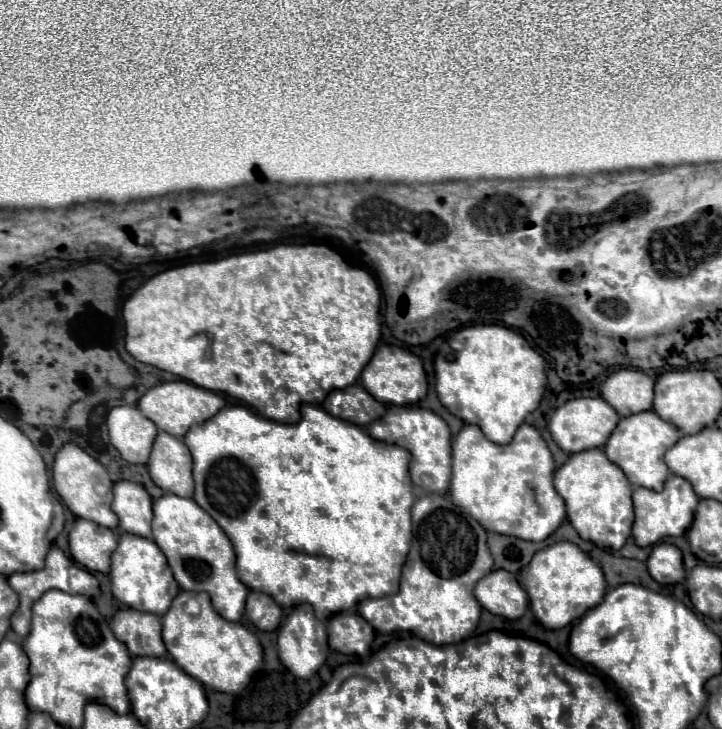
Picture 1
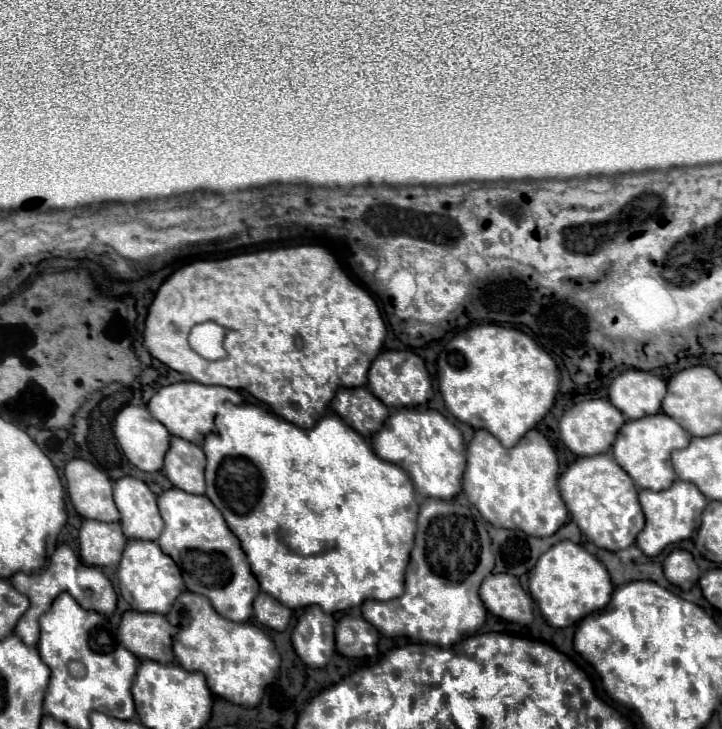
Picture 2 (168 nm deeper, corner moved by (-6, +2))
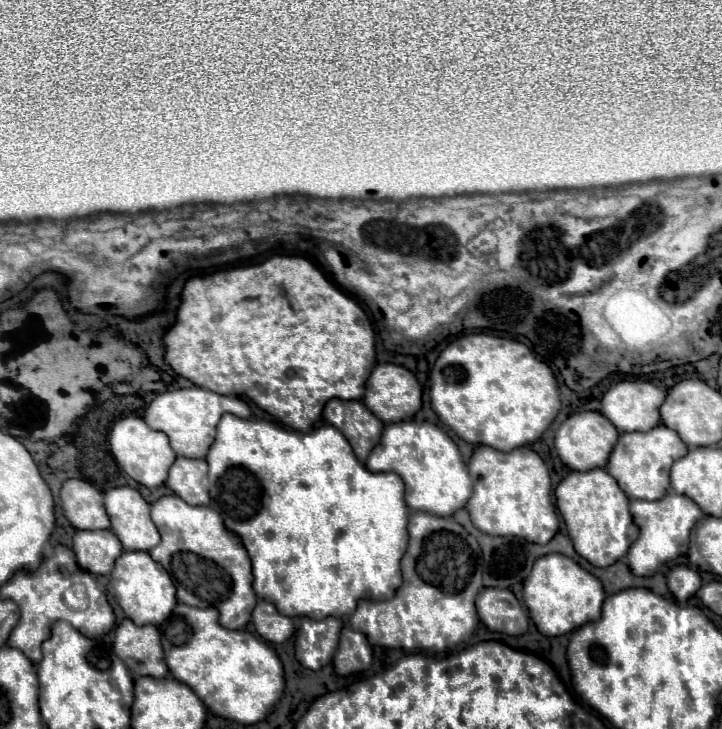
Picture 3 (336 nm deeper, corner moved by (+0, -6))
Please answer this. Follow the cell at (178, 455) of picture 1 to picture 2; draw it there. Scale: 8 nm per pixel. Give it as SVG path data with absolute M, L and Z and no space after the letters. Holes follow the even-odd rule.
M176 436L172 438L172 446L164 458L162 472L176 488L190 494L204 494L206 492L204 466L206 456L198 444Z

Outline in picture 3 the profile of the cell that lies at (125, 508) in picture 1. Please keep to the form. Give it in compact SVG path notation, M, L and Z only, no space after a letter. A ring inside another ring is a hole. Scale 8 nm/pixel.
M118 486L104 494L106 512L124 550L152 550L160 534L150 518L150 504L130 486Z

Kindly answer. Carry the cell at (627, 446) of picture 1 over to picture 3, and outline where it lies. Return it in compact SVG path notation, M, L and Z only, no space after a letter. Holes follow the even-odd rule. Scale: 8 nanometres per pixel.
M658 424L656 428L648 432L626 432L620 434L618 444L614 446L610 460L608 460L608 474L616 478L620 488L628 494L628 498L640 498L640 500L660 500L670 488L668 468L674 460L684 456L688 452L688 446L680 440L678 432L670 430L664 424Z

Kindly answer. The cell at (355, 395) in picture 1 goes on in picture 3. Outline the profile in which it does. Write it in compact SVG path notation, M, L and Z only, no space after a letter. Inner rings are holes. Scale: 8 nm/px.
M332 398L324 408L324 420L344 432L360 462L364 462L368 452L376 446L384 428L384 422L368 412L360 400Z

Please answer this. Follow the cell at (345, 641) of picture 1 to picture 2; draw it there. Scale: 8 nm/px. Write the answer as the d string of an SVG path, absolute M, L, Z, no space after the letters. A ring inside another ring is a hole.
M342 616L336 624L336 648L348 658L366 658L378 654L378 632L364 618Z

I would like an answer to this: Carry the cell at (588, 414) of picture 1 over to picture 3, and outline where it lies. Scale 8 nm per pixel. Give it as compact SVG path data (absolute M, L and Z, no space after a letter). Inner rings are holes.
M576 412L556 430L554 446L560 460L572 470L592 470L604 468L608 456L618 440L618 430L610 424L610 420L600 412Z

